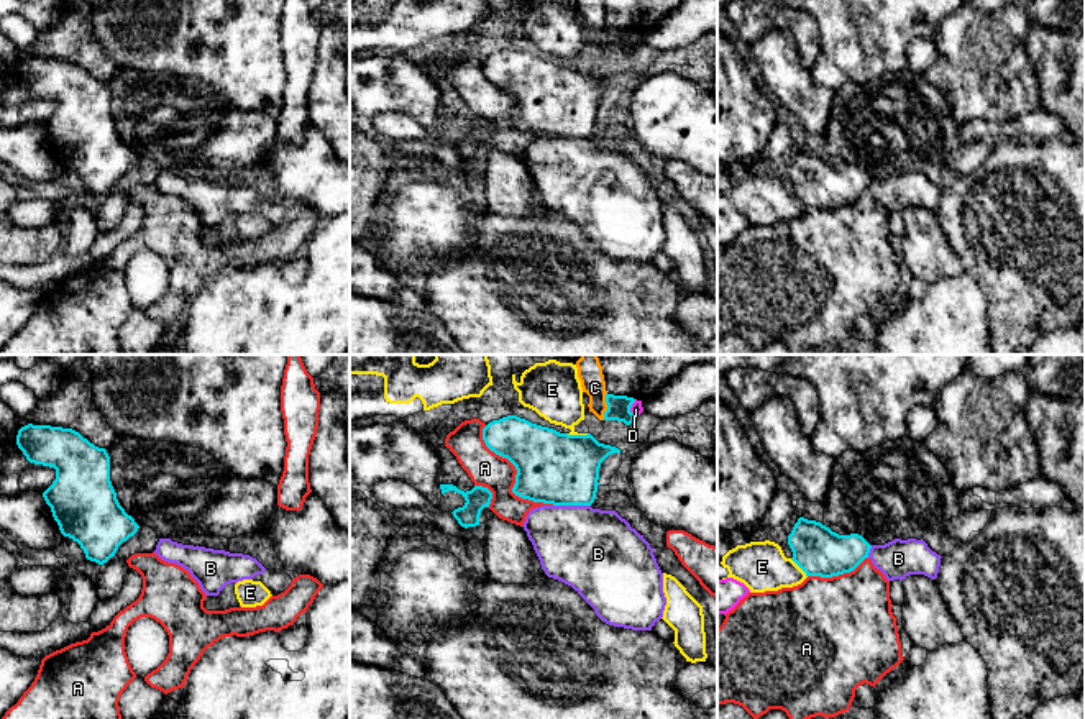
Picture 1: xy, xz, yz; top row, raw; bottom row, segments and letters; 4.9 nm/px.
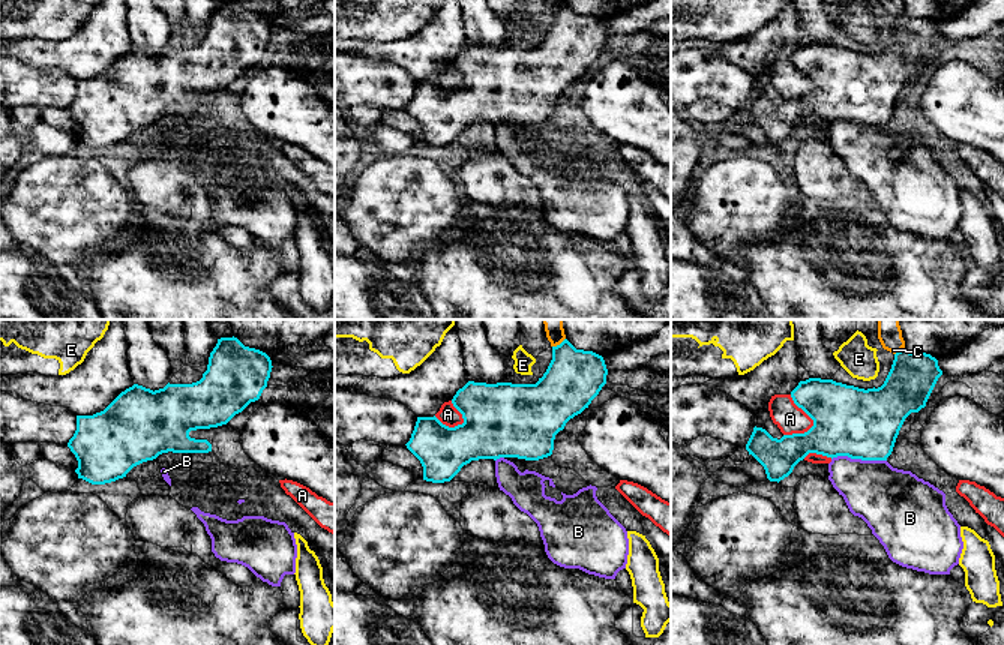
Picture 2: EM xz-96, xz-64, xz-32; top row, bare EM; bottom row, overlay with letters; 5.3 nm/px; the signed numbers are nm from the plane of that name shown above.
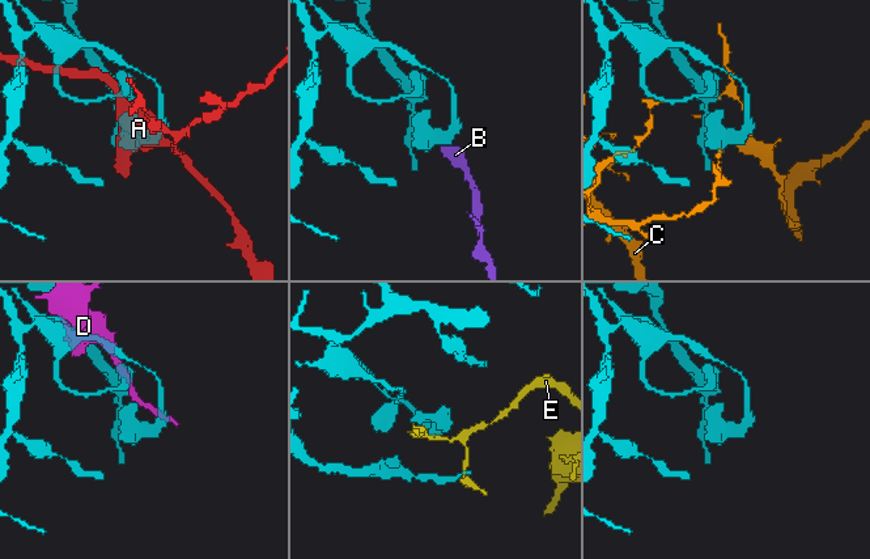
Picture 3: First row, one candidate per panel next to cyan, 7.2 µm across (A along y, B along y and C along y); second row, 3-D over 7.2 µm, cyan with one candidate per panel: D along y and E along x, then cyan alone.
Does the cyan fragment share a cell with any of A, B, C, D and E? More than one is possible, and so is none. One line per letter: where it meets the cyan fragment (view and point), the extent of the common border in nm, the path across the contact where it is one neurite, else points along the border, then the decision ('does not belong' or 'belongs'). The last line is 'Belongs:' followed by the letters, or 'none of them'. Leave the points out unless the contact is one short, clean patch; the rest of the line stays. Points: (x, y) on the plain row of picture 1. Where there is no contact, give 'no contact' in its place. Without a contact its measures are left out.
A: xz (516, 109) | 500 nm | does not belong
B: xz (572, 137) | 180 nm | along xz (553, 137), (590, 138) | does not belong
C: xz (608, 38) | 140 nm | does not belong
D: xz (629, 41) | 100 nm | does not belong
E: xz (578, 68) | 110 nm | does not belong
Belongs: none of them

